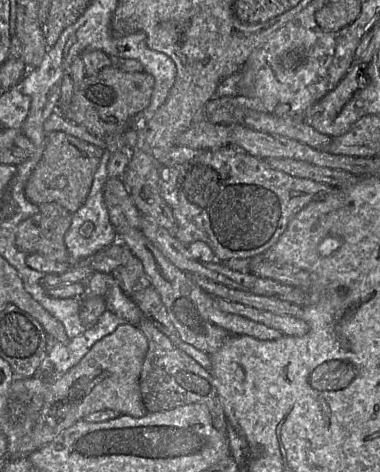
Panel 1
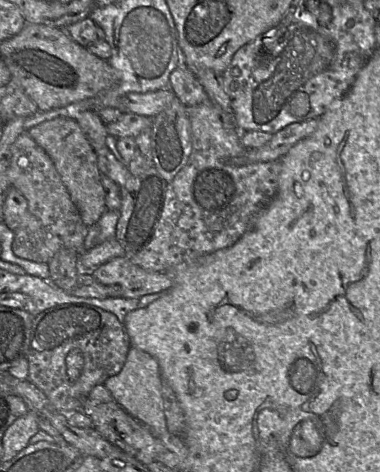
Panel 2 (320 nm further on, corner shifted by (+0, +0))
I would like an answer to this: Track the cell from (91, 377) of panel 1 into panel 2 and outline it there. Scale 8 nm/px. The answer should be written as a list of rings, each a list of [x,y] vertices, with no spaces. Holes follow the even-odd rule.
[[[131,346],[121,371],[114,376],[109,377],[103,385],[110,391],[116,403],[135,419],[147,426],[155,435],[163,434],[168,431],[162,397],[162,377],[160,368],[157,360],[150,354]]]

